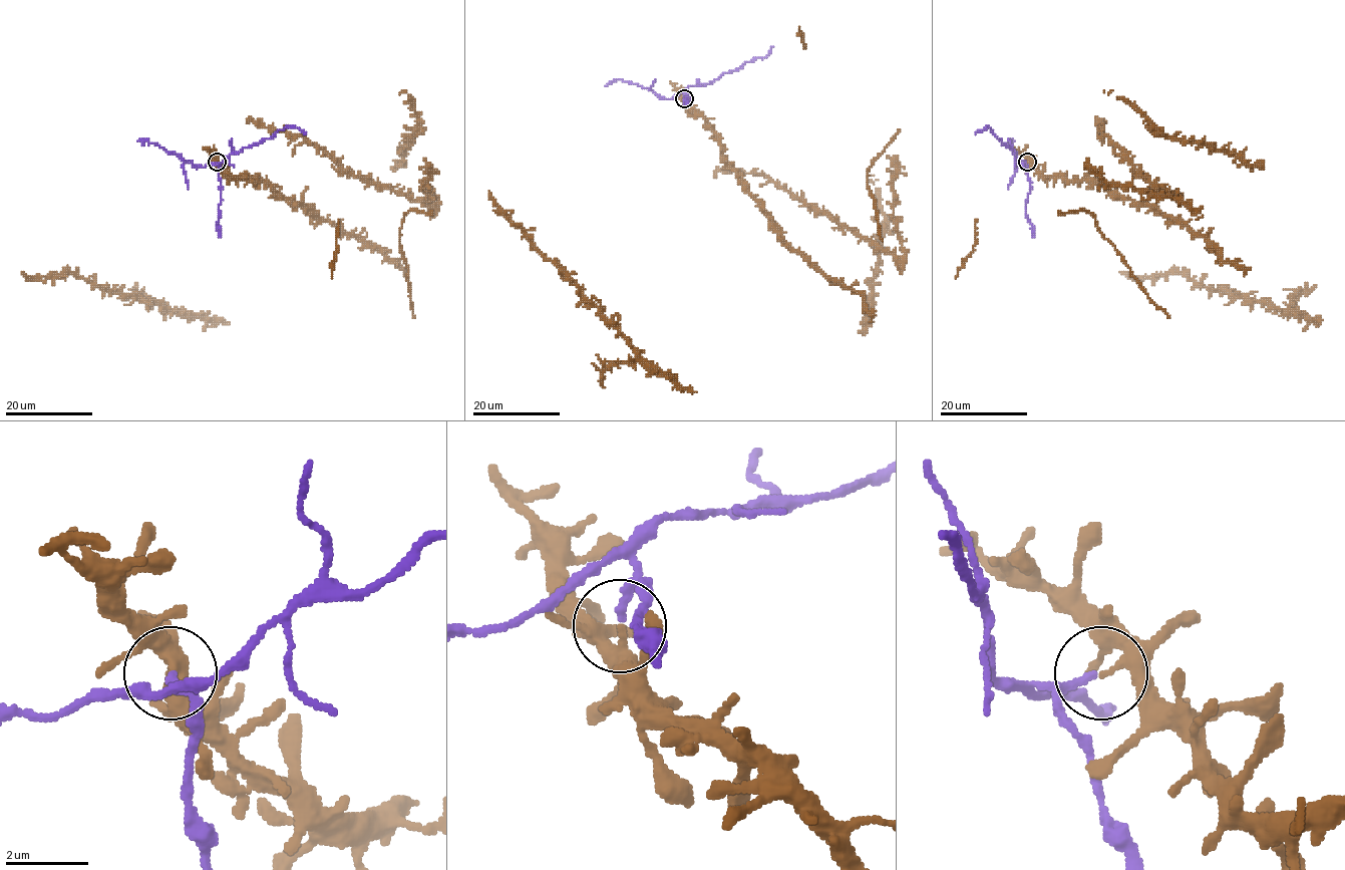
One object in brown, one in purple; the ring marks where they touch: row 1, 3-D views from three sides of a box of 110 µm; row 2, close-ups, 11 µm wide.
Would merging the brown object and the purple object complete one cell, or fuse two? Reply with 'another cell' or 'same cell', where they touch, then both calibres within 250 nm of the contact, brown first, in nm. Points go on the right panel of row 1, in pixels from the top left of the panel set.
another cell; at (1027, 162); 200 nm thick on the brown side, 190 nm on the other

